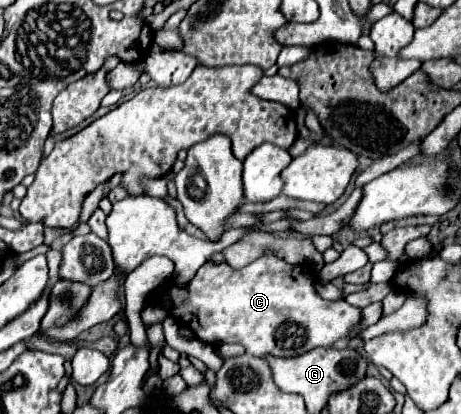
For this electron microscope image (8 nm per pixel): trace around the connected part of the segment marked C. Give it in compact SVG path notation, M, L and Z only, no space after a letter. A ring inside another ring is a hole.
M270 254L242 270L232 270L228 264L204 264L186 288L170 284L162 302L170 316L194 328L198 340L212 346L238 342L248 354L258 358L270 354L292 358L318 346L334 346L340 338L348 338L350 330L360 322L360 308L344 300L322 300L314 292L310 266L282 264L282 260Z

